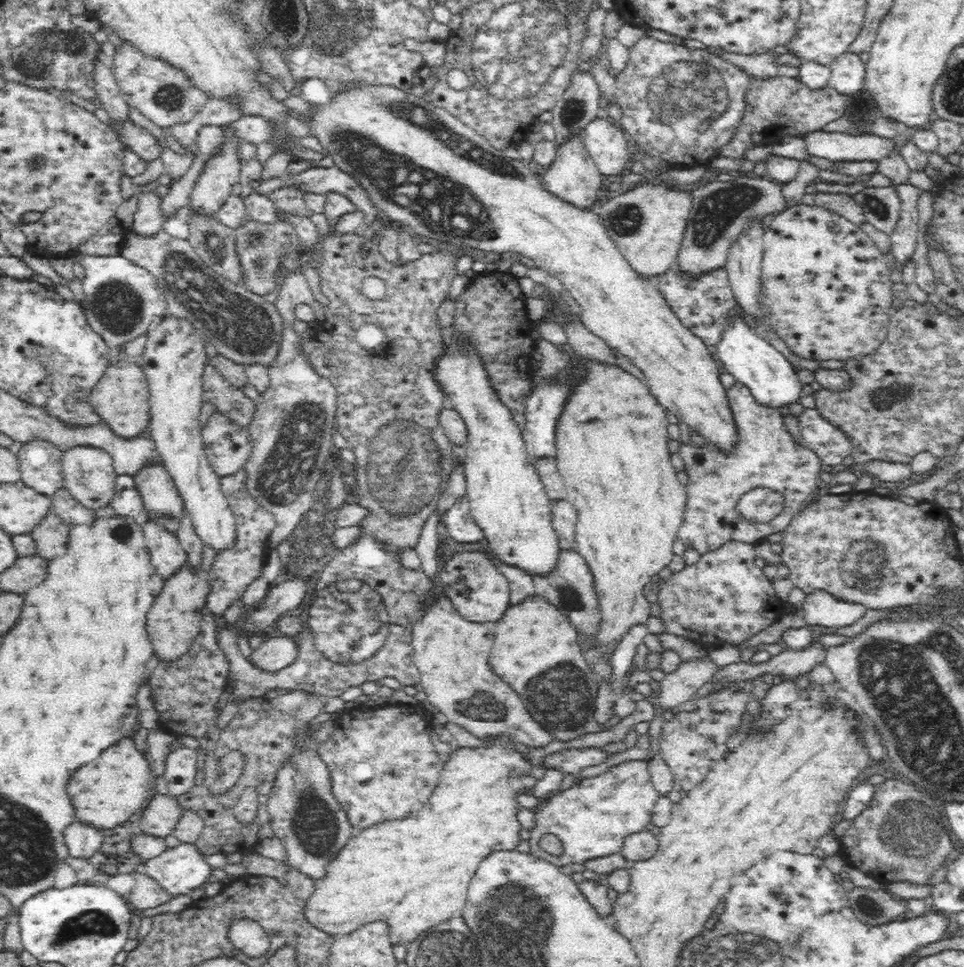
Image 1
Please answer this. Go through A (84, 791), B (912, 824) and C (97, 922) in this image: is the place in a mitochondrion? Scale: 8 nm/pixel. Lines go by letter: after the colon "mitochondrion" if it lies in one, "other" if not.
A: other
B: mitochondrion
C: mitochondrion

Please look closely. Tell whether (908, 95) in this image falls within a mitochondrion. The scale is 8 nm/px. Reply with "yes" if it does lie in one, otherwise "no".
no

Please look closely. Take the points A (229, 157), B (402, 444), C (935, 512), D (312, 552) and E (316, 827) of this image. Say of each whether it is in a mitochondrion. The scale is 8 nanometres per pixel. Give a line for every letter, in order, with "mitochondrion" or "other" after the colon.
A: other
B: mitochondrion
C: other
D: other
E: mitochondrion

